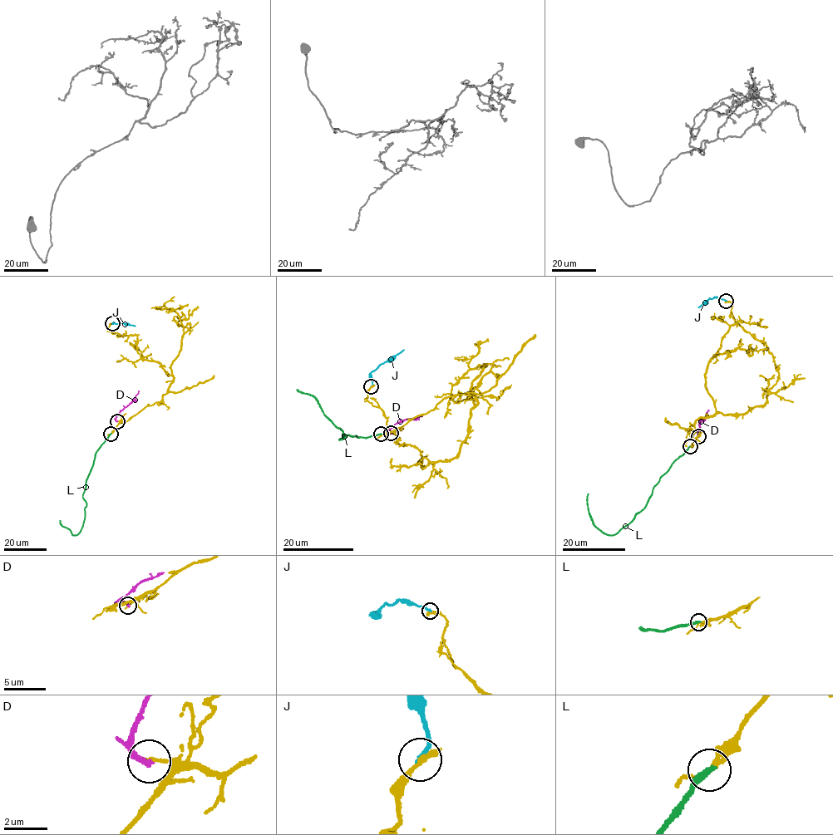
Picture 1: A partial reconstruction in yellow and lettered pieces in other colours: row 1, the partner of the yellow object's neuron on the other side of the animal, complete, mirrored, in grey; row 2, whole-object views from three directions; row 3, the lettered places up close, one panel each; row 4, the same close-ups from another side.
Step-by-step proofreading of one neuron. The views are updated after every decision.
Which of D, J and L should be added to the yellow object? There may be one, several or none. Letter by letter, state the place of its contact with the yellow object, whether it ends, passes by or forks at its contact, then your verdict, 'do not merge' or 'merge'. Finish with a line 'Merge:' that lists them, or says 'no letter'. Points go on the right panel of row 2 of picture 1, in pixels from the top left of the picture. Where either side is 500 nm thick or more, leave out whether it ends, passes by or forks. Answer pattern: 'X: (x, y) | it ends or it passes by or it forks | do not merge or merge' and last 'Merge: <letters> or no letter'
D: (698, 436) | it ends | do not merge
J: (726, 301) | it ends | do not merge
L: (690, 446) | it ends | do not merge
Merge: no letter

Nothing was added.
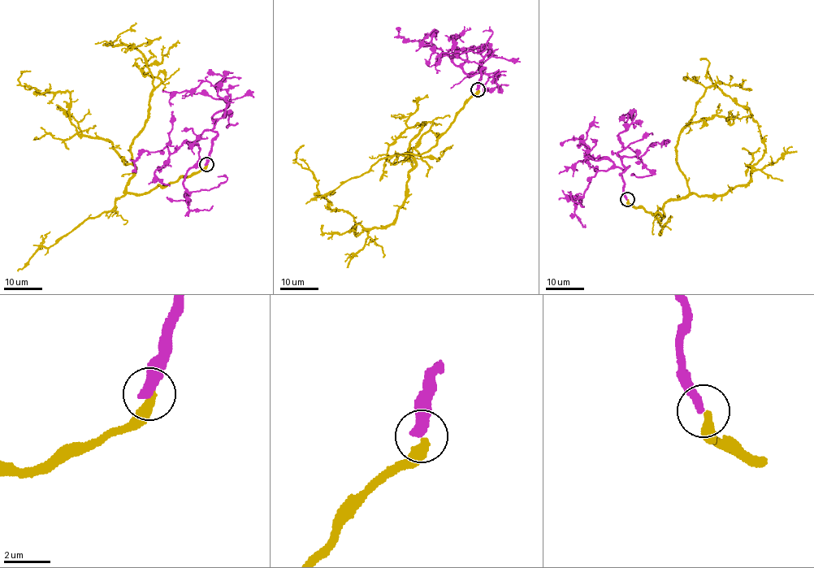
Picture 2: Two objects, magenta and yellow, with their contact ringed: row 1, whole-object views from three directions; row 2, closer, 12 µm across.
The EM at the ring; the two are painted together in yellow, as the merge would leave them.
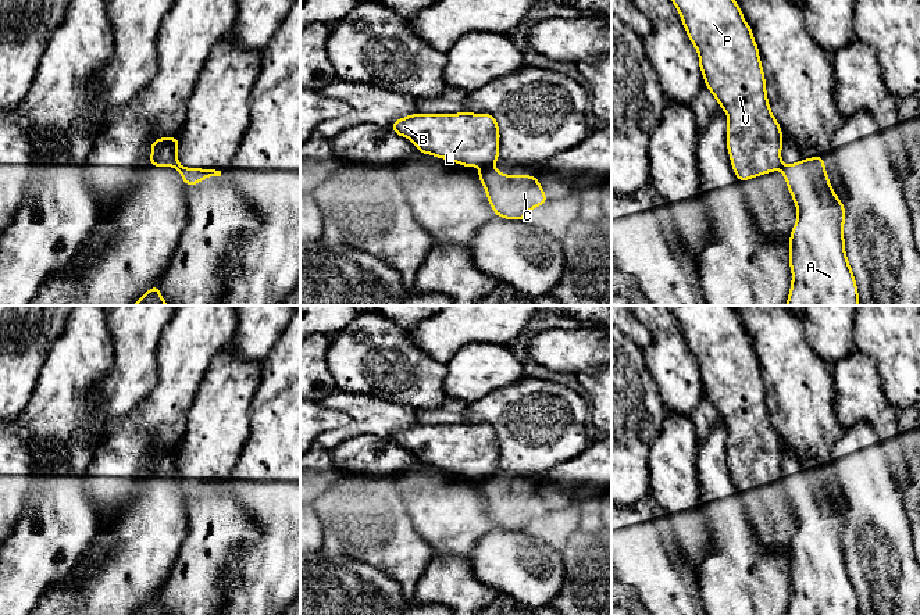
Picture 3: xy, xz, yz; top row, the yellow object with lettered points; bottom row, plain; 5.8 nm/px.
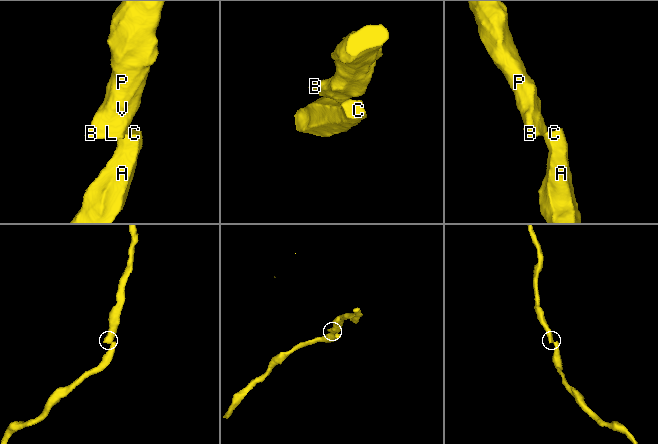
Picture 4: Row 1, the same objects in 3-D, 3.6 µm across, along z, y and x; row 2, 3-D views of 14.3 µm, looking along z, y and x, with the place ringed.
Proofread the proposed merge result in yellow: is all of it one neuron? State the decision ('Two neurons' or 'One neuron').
Two neurons

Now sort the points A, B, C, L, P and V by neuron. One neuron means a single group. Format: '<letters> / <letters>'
A C / B L P V

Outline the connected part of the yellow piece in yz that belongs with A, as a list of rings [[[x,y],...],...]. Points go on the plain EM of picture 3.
[[[823,466],[780,482],[798,522],[789,548],[792,593],[787,615],[859,615],[845,565],[845,516],[831,498]]]

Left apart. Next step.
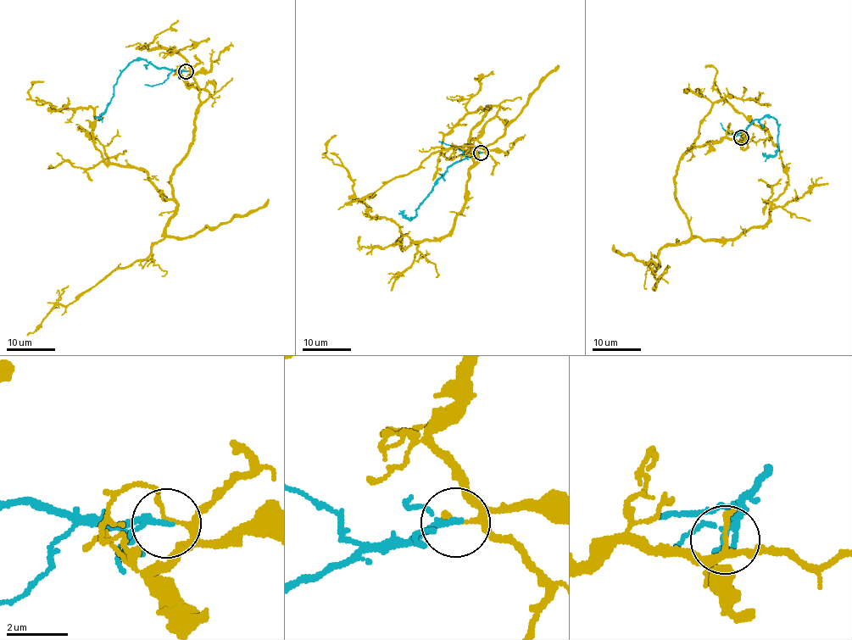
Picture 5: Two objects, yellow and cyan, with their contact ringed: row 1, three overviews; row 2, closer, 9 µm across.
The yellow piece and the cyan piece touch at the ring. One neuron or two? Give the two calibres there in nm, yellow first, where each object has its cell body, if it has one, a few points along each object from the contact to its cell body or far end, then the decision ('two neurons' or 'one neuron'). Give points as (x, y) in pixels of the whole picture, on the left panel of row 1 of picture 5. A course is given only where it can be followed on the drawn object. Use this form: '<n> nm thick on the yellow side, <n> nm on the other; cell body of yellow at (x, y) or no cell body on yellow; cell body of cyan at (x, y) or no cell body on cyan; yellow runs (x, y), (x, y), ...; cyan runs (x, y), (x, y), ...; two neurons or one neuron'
180 nm thick on the yellow side, 160 nm on the other; no cell body on yellow; no cell body on cyan; yellow runs (186, 70), (186, 86), (208, 94), (166, 200), (147, 171), (108, 164), (92, 108), (30, 97), (44, 81); cyan runs (186, 70), (159, 68), (139, 58), (129, 64), (114, 86), (110, 102), (96, 117); two neurons

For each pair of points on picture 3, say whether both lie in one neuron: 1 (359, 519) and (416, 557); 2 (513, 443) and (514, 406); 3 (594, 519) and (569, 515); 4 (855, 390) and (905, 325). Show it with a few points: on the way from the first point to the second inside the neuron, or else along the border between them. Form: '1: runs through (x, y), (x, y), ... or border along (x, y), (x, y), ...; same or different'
1: runs through (373, 526), (402, 554); same
2: runs through (514, 433), (514, 415); same
3: border along (577, 508), (580, 528); different
4: border along (856, 347), (872, 361), (885, 396); different

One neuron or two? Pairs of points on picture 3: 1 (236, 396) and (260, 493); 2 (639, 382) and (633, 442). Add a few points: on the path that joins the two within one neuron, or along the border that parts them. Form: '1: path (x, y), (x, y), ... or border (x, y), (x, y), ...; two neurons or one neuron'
1: border (250, 407), (249, 439), (232, 468); two neurons
2: path (633, 397), (633, 426); one neuron

